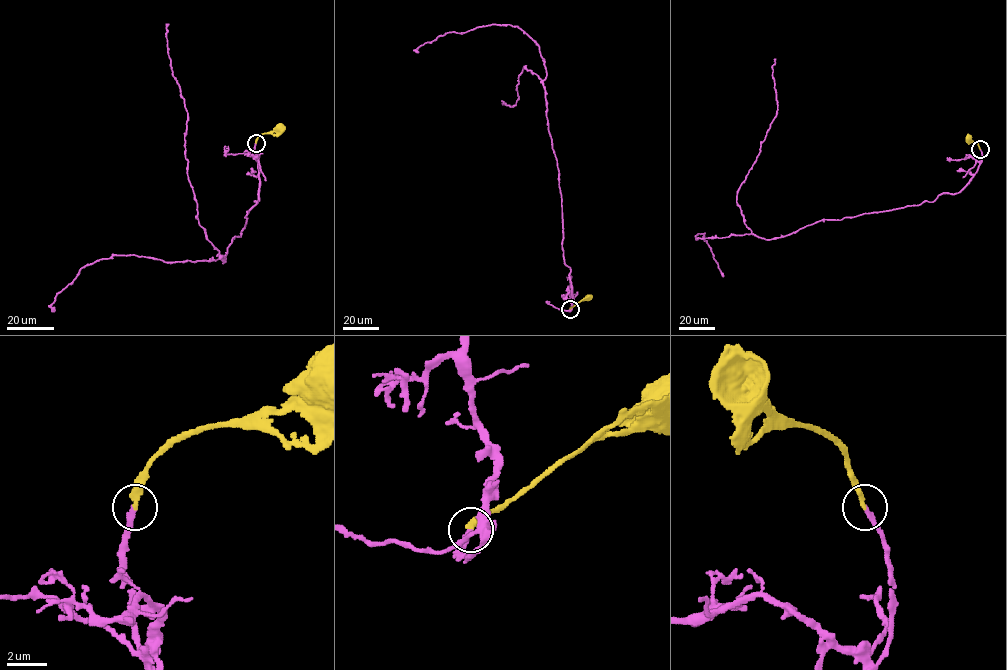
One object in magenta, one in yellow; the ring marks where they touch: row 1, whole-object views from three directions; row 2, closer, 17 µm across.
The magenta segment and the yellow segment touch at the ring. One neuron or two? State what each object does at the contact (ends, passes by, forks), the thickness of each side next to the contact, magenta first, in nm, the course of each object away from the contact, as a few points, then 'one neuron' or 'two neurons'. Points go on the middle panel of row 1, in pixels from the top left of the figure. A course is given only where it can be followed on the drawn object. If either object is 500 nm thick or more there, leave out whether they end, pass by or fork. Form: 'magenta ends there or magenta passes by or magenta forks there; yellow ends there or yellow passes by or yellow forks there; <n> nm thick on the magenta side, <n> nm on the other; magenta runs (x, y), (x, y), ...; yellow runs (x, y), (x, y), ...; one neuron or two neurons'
magenta ends there; yellow ends there; 200 nm thick on the magenta side, 240 nm on the other; magenta runs (570, 308), (571, 269), (562, 249), (561, 194), (542, 81), (526, 65), (518, 77), (516, 104), (504, 104); yellow runs (570, 308), (589, 297); one neuron

